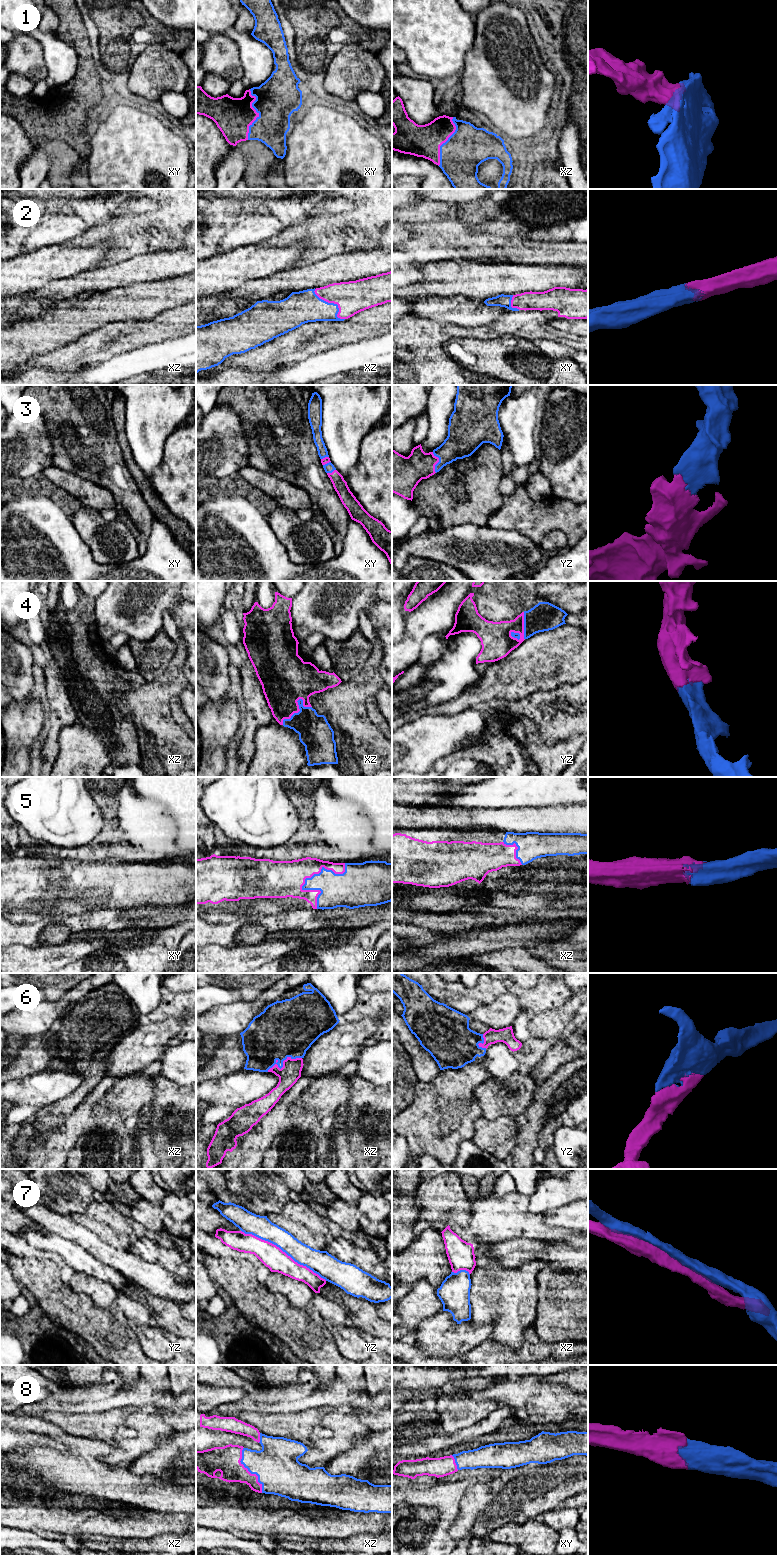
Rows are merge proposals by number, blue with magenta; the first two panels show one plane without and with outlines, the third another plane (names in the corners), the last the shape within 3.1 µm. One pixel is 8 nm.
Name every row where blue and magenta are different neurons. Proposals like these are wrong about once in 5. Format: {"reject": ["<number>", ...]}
{"reject": []}

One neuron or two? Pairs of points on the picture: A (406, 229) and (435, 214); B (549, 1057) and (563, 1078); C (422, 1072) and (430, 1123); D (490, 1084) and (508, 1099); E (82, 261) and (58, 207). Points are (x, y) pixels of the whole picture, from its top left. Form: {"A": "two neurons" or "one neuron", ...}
{"A": "two neurons", "B": "two neurons", "C": "two neurons", "D": "one neuron", "E": "two neurons"}

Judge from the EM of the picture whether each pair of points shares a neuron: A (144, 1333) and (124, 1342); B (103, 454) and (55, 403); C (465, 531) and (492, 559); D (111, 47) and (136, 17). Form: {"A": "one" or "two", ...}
{"A": "two", "B": "one", "C": "one", "D": "one"}

